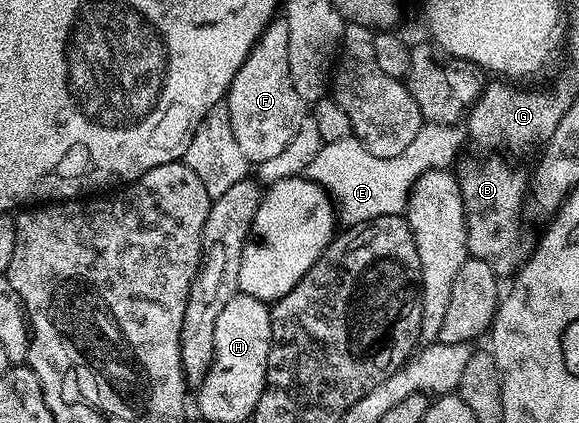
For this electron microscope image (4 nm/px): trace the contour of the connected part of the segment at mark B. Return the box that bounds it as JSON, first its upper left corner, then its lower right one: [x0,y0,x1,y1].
[458,158,528,278]

